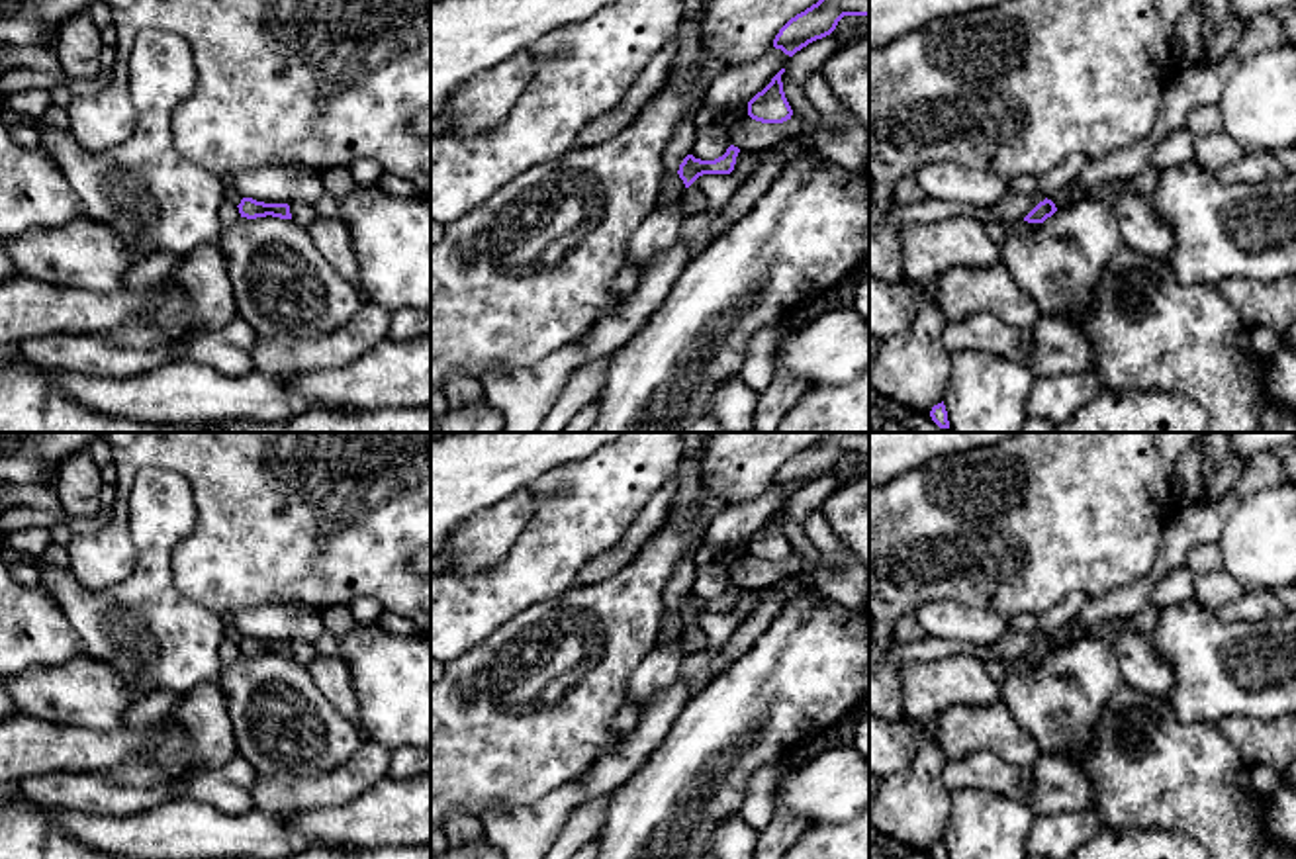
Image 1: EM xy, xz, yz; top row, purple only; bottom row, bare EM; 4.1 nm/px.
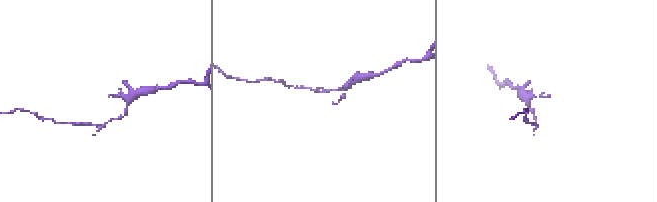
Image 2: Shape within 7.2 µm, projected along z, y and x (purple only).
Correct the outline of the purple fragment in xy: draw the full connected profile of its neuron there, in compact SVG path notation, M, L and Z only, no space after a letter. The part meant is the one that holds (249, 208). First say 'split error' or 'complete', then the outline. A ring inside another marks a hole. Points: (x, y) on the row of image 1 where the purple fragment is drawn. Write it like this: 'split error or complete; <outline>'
complete; M243 198L237 207L239 207L241 217L247 217L247 219L256 219L256 217L266 217L266 215L292 219L288 203L264 203L253 198Z

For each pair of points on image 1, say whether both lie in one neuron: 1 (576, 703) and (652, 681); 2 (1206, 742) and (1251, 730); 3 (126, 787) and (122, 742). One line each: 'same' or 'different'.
1: different
2: different
3: different

